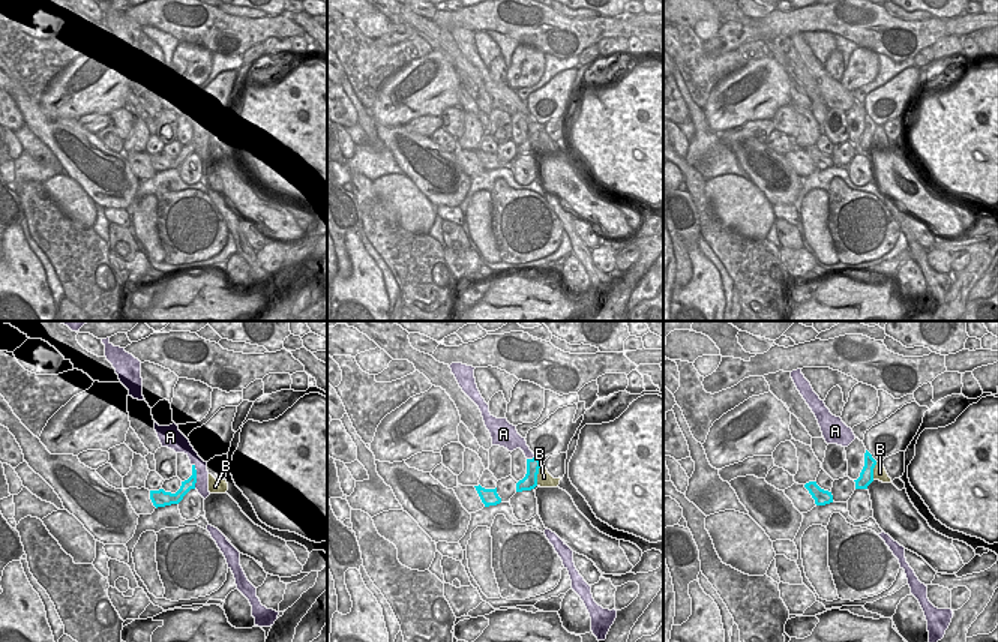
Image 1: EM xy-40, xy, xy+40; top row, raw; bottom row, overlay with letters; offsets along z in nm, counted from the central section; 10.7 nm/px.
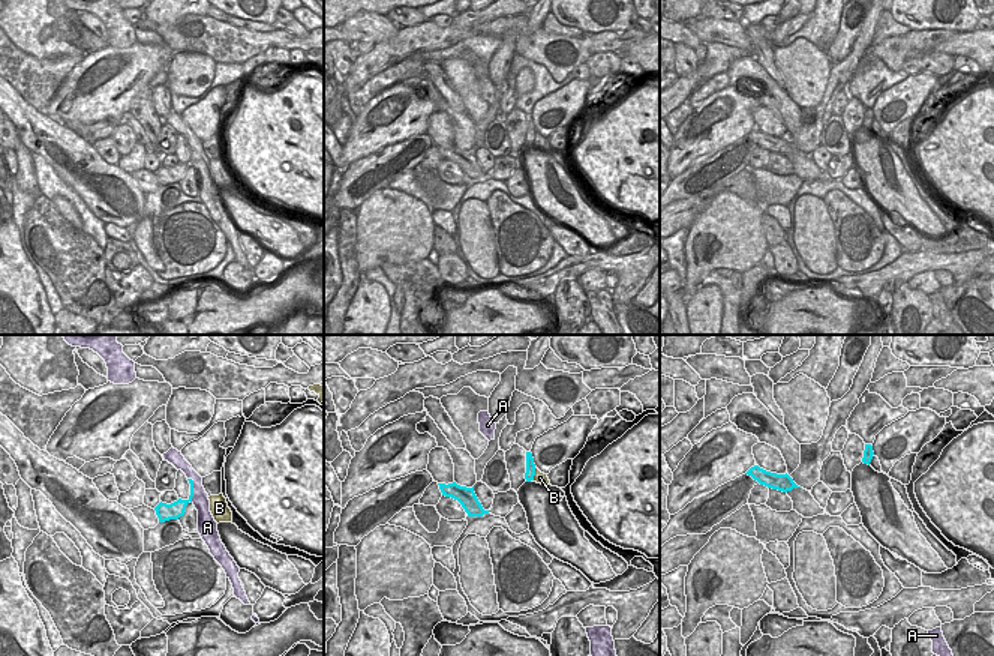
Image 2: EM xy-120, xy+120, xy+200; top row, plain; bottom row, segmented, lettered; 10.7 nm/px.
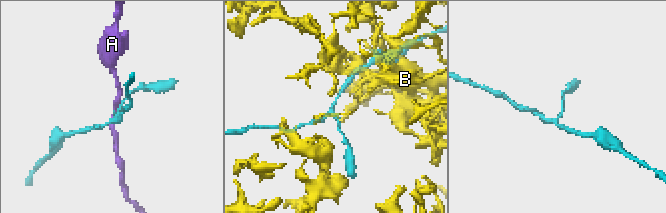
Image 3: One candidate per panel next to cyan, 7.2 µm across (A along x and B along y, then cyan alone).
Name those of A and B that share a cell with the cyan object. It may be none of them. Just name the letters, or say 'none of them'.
none of them

